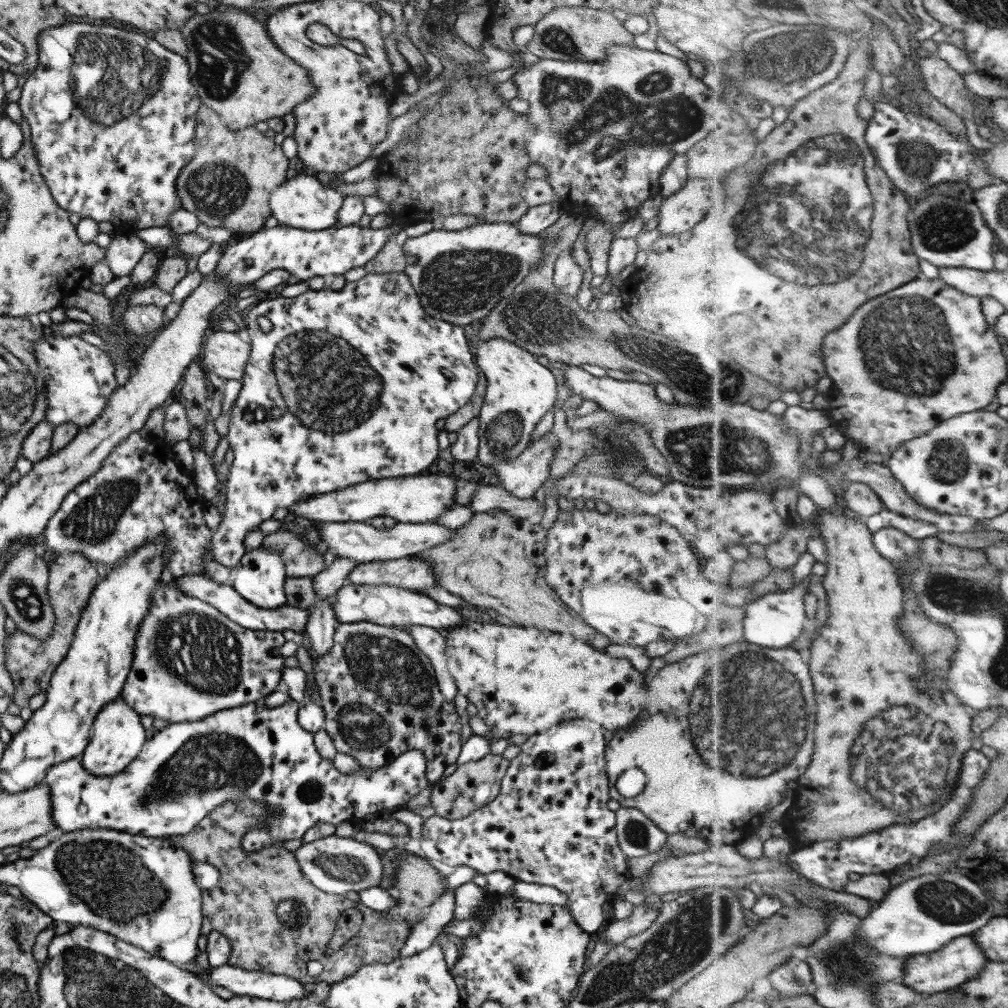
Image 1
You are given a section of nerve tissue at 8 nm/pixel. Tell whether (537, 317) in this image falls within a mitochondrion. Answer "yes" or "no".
yes

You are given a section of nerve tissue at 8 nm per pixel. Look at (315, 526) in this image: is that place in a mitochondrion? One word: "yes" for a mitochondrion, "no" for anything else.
no

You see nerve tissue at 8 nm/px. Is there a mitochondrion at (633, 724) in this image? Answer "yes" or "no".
no

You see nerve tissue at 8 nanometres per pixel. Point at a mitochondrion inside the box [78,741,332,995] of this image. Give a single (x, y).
(292, 913)

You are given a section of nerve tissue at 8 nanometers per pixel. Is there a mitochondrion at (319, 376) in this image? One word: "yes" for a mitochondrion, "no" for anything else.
yes

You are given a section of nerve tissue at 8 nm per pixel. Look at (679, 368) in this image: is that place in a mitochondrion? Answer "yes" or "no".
yes

